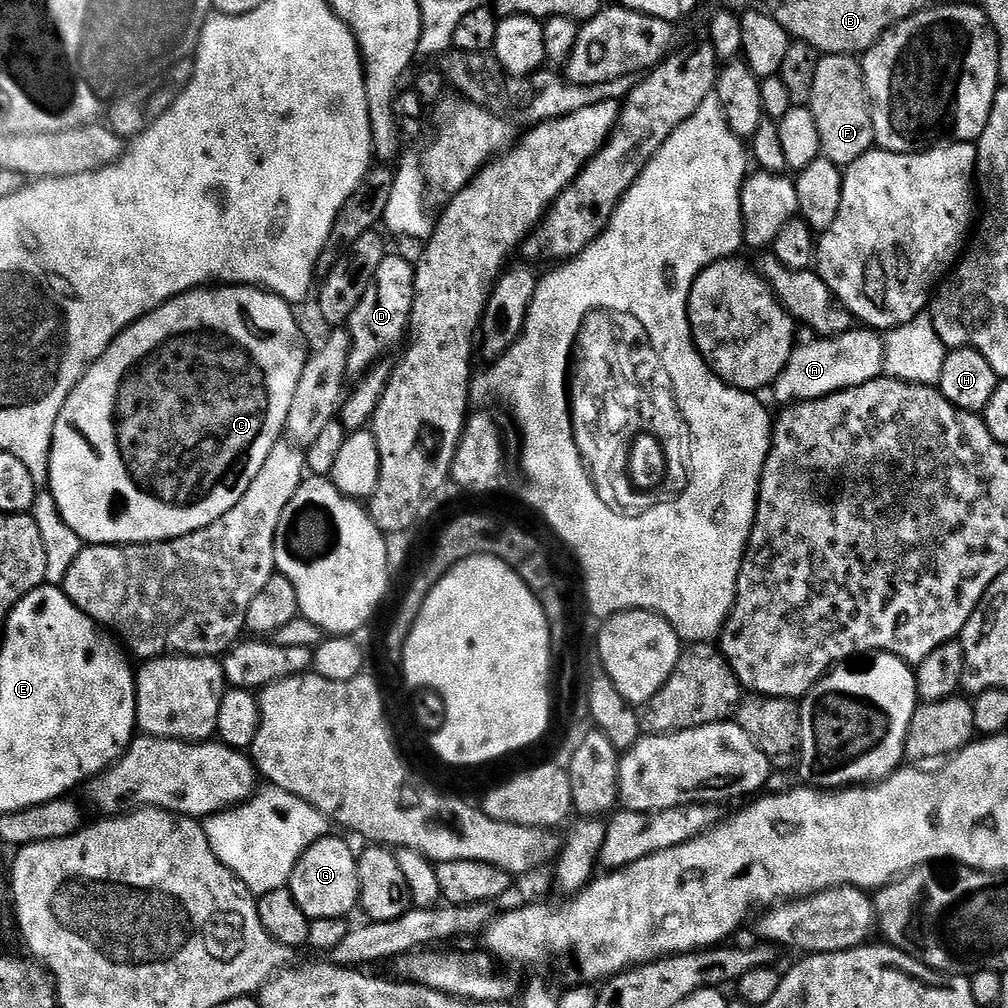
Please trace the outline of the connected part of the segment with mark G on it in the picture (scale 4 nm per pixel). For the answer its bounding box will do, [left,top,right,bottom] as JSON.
[288,834,360,921]

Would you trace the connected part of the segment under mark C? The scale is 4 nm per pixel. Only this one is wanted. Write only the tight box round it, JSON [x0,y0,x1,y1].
[47,286,309,545]

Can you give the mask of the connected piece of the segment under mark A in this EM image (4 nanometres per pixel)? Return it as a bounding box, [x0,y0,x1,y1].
[771,326,884,406]

